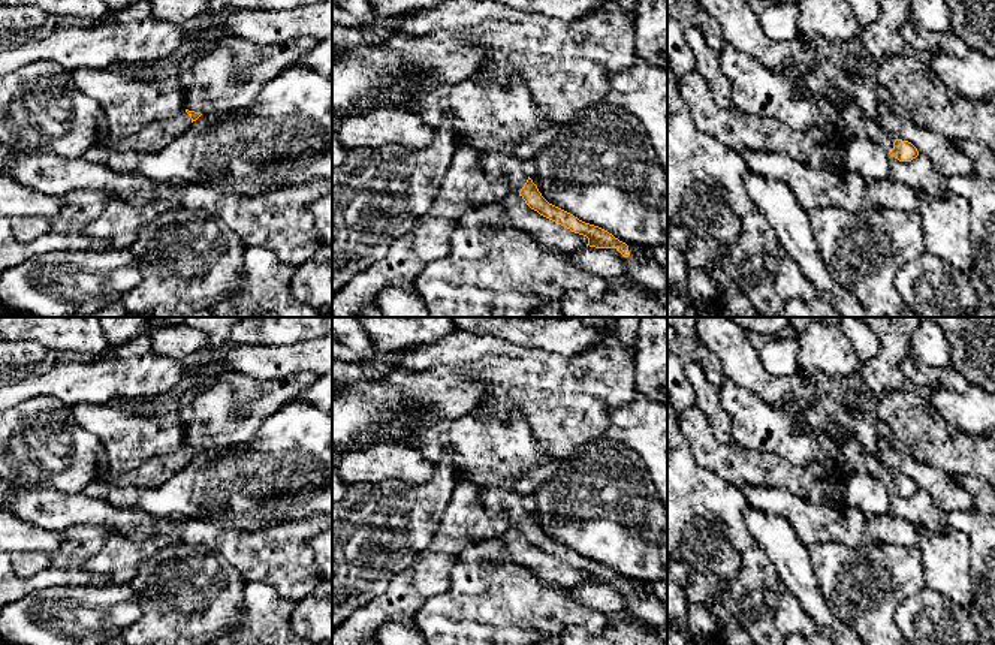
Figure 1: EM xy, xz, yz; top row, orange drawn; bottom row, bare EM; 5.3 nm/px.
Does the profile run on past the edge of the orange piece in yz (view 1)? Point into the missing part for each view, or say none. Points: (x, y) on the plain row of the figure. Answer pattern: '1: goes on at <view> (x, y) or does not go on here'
1: goes on at yz (856, 458)

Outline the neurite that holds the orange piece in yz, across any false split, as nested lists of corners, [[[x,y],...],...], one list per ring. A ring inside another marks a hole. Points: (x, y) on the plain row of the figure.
[[[850,437],[838,443],[844,458],[844,468],[848,471],[865,473],[881,480],[892,492],[899,497],[911,497],[919,491],[917,483],[902,474],[895,474],[880,456],[866,450],[857,440]]]

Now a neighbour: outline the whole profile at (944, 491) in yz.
[[[878,437],[878,456],[895,474],[911,477],[943,513],[974,509],[973,495],[956,482],[955,476],[896,450],[883,437]]]

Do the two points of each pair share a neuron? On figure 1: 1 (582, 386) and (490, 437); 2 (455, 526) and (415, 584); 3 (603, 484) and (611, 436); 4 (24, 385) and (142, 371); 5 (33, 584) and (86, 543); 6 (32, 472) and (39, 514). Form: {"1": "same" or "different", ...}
{"1": "different", "2": "same", "3": "different", "4": "same", "5": "different", "6": "different"}

